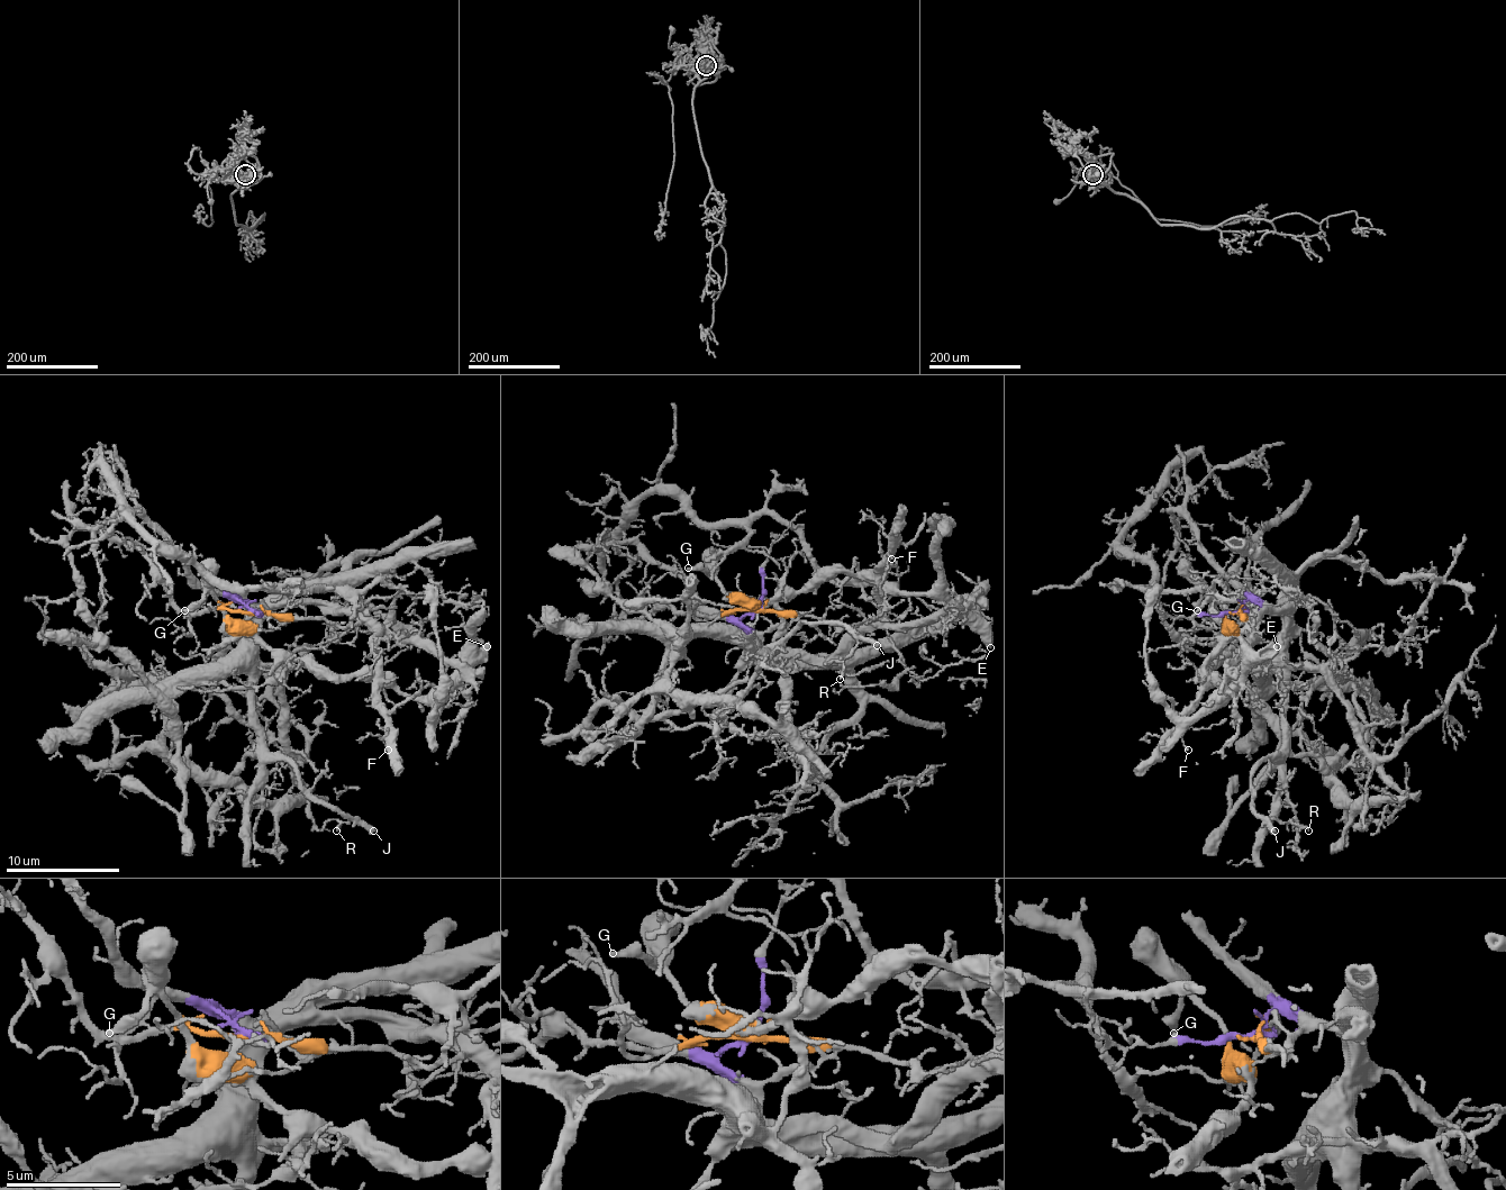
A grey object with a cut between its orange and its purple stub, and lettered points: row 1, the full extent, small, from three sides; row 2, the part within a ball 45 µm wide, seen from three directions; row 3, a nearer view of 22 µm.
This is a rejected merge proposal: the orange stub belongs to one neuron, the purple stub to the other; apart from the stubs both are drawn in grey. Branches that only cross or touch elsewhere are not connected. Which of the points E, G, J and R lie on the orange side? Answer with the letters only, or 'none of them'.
E, G

